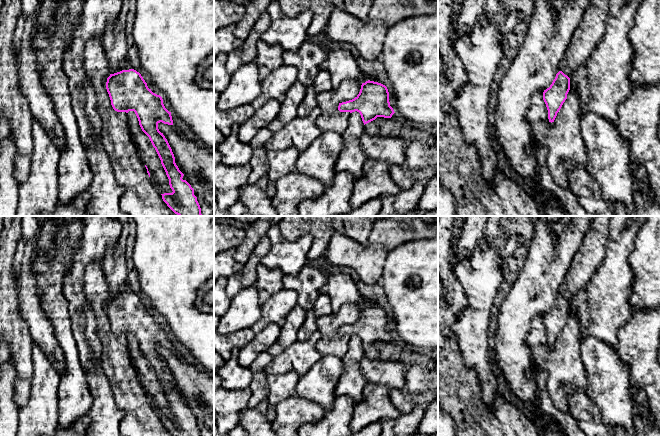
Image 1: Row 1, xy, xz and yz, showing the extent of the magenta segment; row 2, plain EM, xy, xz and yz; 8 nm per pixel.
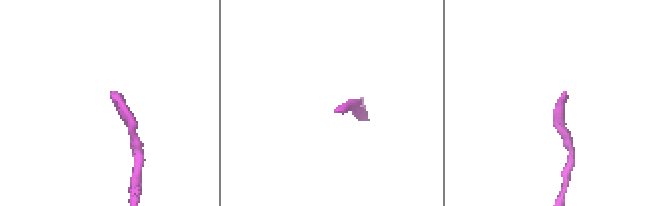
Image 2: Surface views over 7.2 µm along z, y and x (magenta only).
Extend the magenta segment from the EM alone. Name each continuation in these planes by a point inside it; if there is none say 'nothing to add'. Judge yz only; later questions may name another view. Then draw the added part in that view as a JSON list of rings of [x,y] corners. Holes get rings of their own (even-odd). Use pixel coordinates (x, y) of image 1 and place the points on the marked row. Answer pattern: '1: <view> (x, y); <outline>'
1: yz (588, 34); [[[609,0],[589,2],[560,64],[560,71],[570,79],[581,72],[599,43],[606,25],[608,4]]]

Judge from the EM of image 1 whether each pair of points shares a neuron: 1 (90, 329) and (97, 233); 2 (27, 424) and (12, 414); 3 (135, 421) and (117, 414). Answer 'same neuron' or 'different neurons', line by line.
1: different neurons
2: different neurons
3: different neurons

